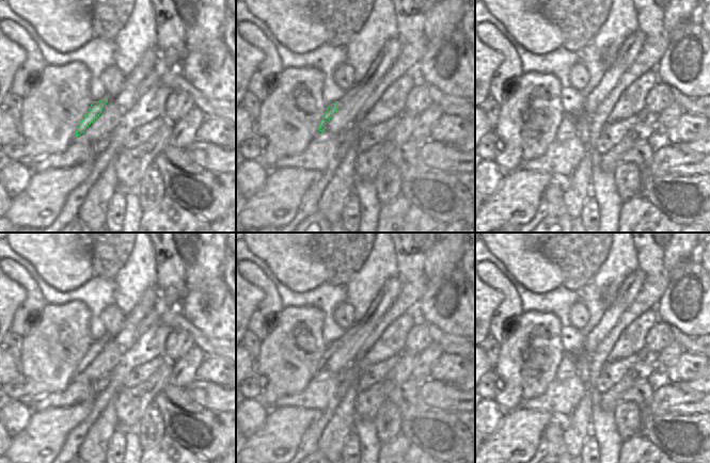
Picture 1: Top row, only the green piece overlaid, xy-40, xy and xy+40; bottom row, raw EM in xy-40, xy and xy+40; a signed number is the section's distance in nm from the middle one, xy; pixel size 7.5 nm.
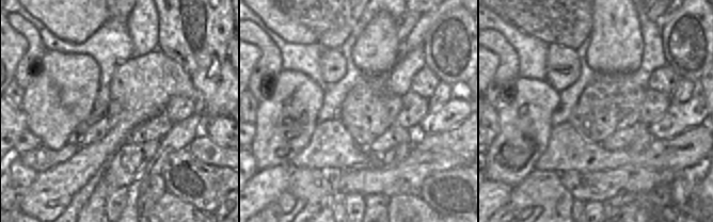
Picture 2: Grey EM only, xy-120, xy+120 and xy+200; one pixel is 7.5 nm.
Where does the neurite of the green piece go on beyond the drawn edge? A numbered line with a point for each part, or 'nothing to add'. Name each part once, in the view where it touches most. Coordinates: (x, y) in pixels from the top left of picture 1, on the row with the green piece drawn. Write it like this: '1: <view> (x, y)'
1: xy-40 (116, 107)

